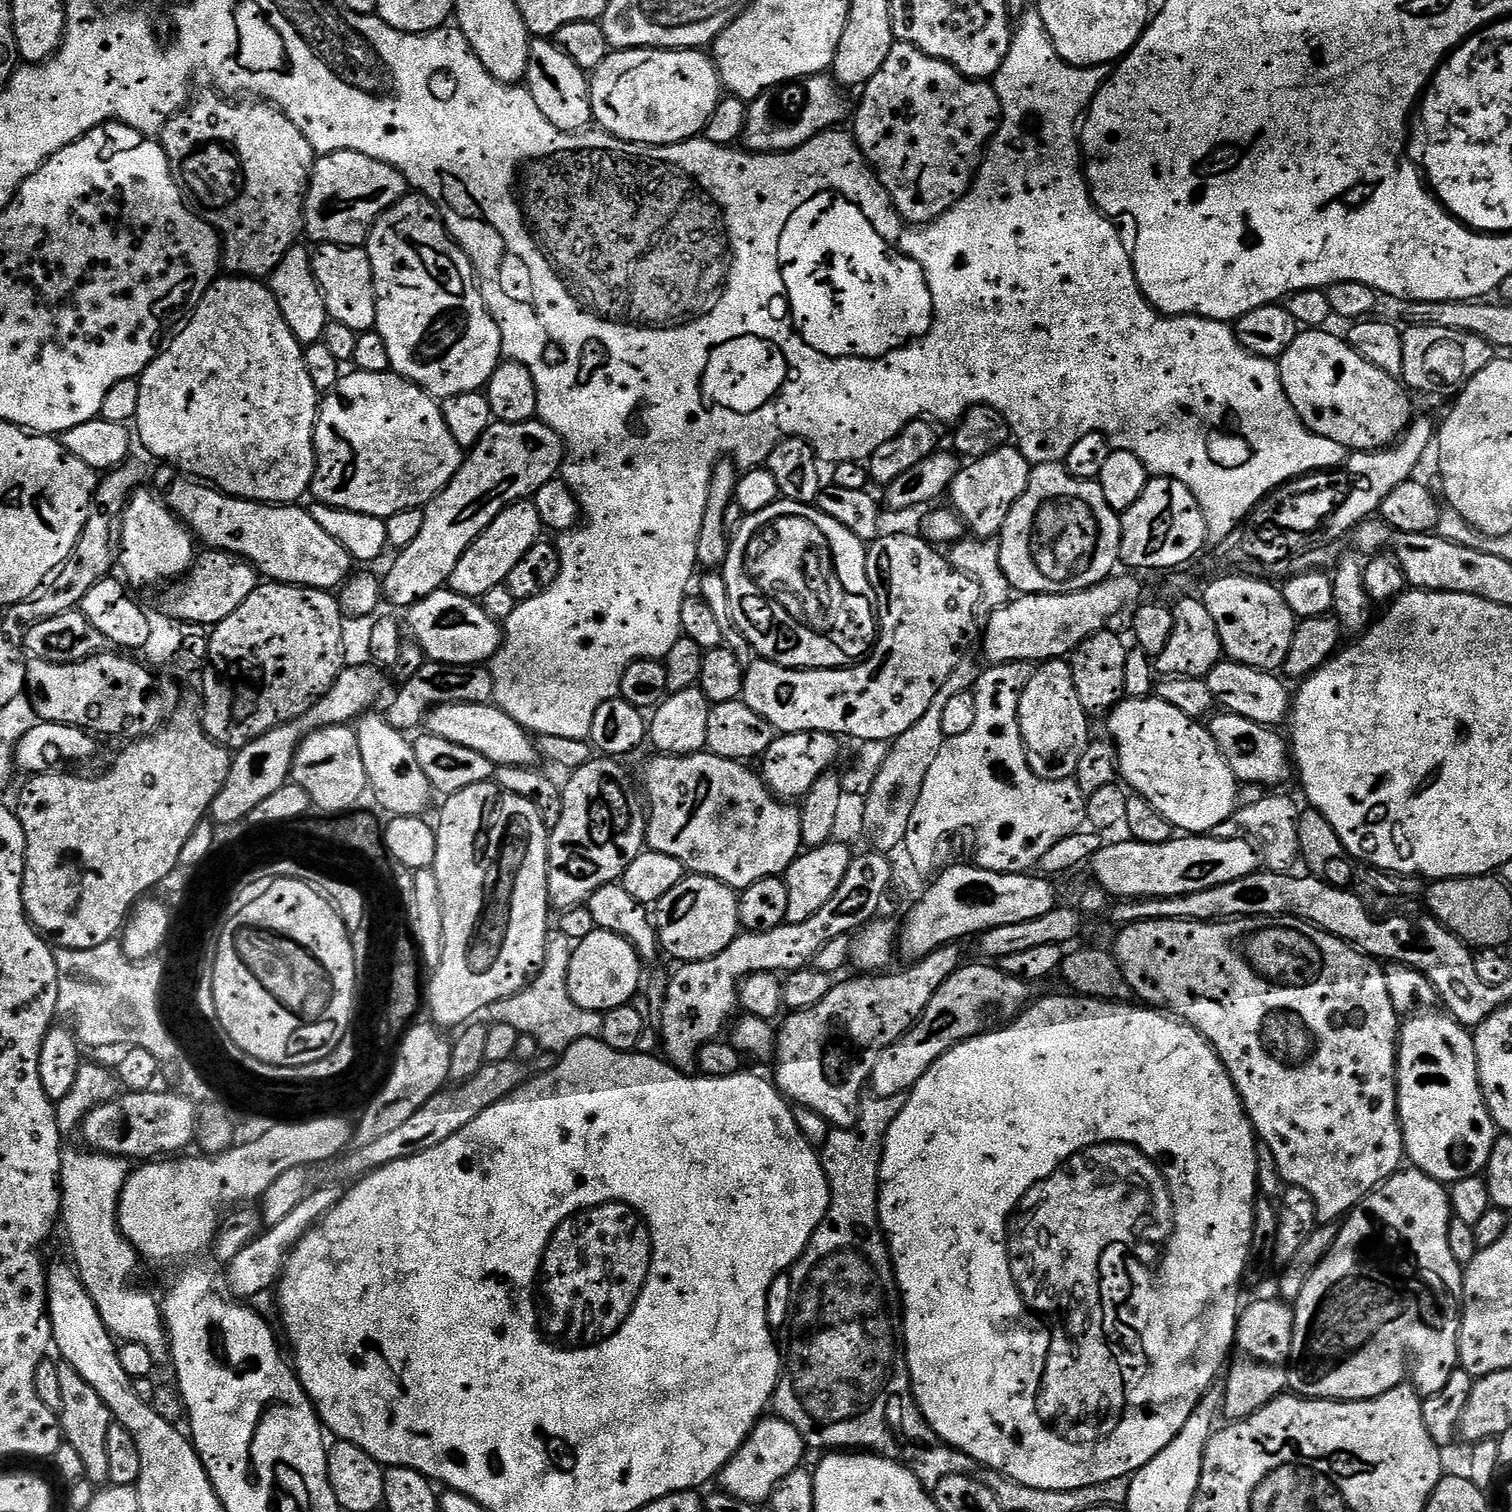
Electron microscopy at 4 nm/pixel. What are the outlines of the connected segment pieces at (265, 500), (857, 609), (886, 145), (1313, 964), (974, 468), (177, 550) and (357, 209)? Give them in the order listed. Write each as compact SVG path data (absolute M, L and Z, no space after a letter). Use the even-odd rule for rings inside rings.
M235 274L225 275L223 278L217 278L212 281L212 285L204 292L204 297L197 302L191 309L192 317L188 320L188 325L177 334L172 340L172 345L168 349L157 351L156 357L146 366L146 370L141 372L138 379L140 381L140 389L138 390L138 410L134 421L134 432L138 437L138 444L145 448L150 455L156 460L164 460L165 465L171 466L173 469L179 470L181 473L187 474L189 477L195 478L201 482L207 482L213 488L219 488L228 496L236 496L240 500L257 500L259 504L286 504L289 506L295 505L305 495L309 495L312 479L316 473L316 417L318 415L318 391L311 381L310 374L307 373L306 362L304 361L305 349L294 338L294 334L290 330L290 326L286 326L286 318L282 318L282 310L278 310L278 302L274 298L271 287L267 283L261 282L256 278L245 278Z
M781 498L766 506L766 510L745 515L731 537L728 556L722 565L722 575L726 582L726 590L730 594L734 622L738 622L742 634L746 634L757 657L773 660L775 664L784 668L847 668L865 659L878 639L878 609L873 600L872 583L868 577L868 550L865 541L850 534L850 530L846 530L842 522L834 522L834 518L830 518L811 504L799 504Z
M896 42L886 62L882 62L882 70L863 85L860 94L860 105L854 108L854 139L868 167L888 191L897 214L905 222L912 226L931 224L967 194L985 151L1000 128L1000 99L995 87L982 80L970 80L953 64L909 44Z
M1256 916L1252 920L1222 920L1210 924L1193 920L1151 920L1121 927L1119 932L1114 955L1133 993L1141 996L1145 1005L1157 1010L1167 1009L1171 1015L1185 1020L1212 1043L1242 1098L1257 1137L1268 1143L1276 1155L1283 1183L1309 1192L1316 1203L1317 1213L1328 1219L1325 1221L1336 1222L1332 1220L1347 1217L1357 1204L1401 1171L1403 1164L1400 1163L1406 1160L1406 1132L1398 1107L1398 1041L1402 1020L1390 998L1385 969L1373 957L1293 916Z
M1016 446L999 448L983 456L981 460L973 460L961 467L950 489L950 504L973 537L999 537L1014 502L1022 498L1026 482L1030 482L1032 469L1033 465L1029 464Z
M144 491L133 492L118 521L118 564L121 569L124 567L127 583L133 589L152 588L163 580L183 577L198 556L198 544L191 528L155 491Z
M330 152L321 155L319 159L317 159L316 165L312 168L312 179L308 181L308 193L304 195L304 228L306 229L307 235L309 232L309 234L313 236L313 241L315 241L316 244L341 244L347 248L359 248L367 241L370 231L370 222L374 222L382 213L395 206L399 200L404 199L409 188L410 185L408 181L405 180L404 175L402 175L393 164L375 160L361 152Z

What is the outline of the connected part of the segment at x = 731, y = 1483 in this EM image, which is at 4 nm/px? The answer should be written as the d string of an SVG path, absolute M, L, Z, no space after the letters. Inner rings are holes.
M761 1418L752 1427L752 1433L746 1438L746 1442L726 1462L718 1477L718 1484L723 1491L731 1496L742 1498L742 1502L763 1505L763 1500L773 1499L774 1493L787 1481L788 1477L795 1472L801 1471L806 1453L806 1445L802 1434L790 1422L779 1418Z

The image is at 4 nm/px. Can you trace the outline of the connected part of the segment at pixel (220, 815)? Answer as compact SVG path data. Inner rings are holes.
M345 667L329 692L320 697L313 704L312 709L299 720L294 720L290 724L280 724L274 730L262 734L254 742L239 749L232 757L232 769L228 775L228 781L214 798L210 809L211 819L216 819L220 826L238 822L244 815L255 812L262 798L270 798L274 790L289 783L292 759L297 746L307 733L315 732L318 728L333 728L335 724L348 726L359 721L360 717L375 705L372 703L384 692L385 673L379 667L367 667Z

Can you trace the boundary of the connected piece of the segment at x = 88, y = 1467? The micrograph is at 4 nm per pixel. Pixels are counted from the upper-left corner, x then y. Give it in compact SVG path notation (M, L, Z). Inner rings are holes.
M59 1363L58 1378L61 1382L63 1406L59 1413L61 1433L65 1441L82 1455L87 1479L103 1485L108 1480L109 1463L106 1457L106 1433L112 1423L111 1412L99 1398L97 1391L73 1367Z

